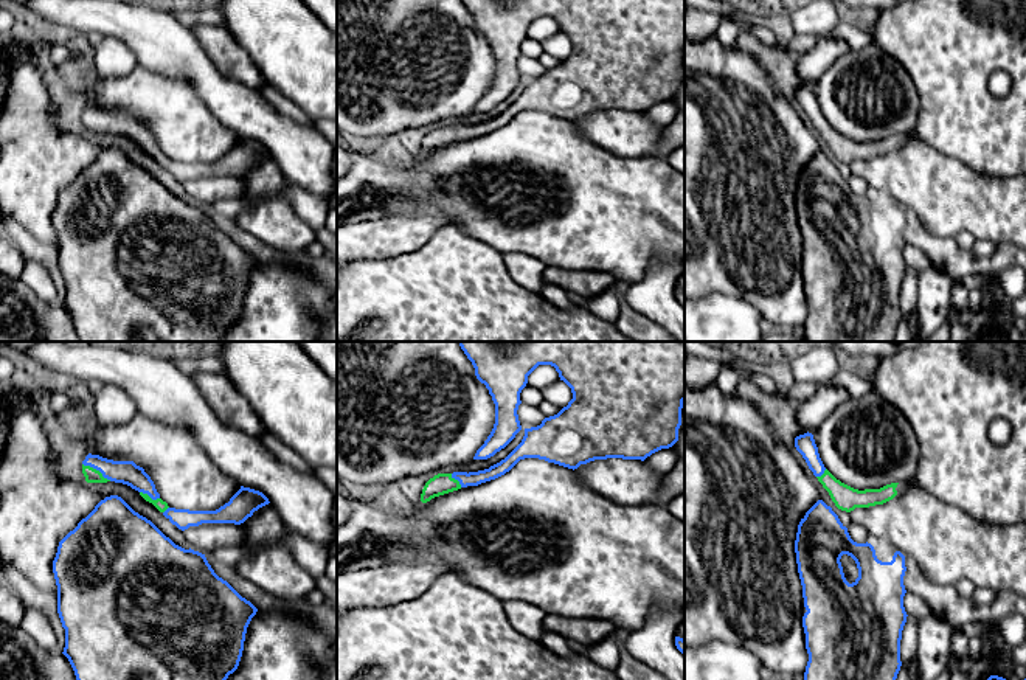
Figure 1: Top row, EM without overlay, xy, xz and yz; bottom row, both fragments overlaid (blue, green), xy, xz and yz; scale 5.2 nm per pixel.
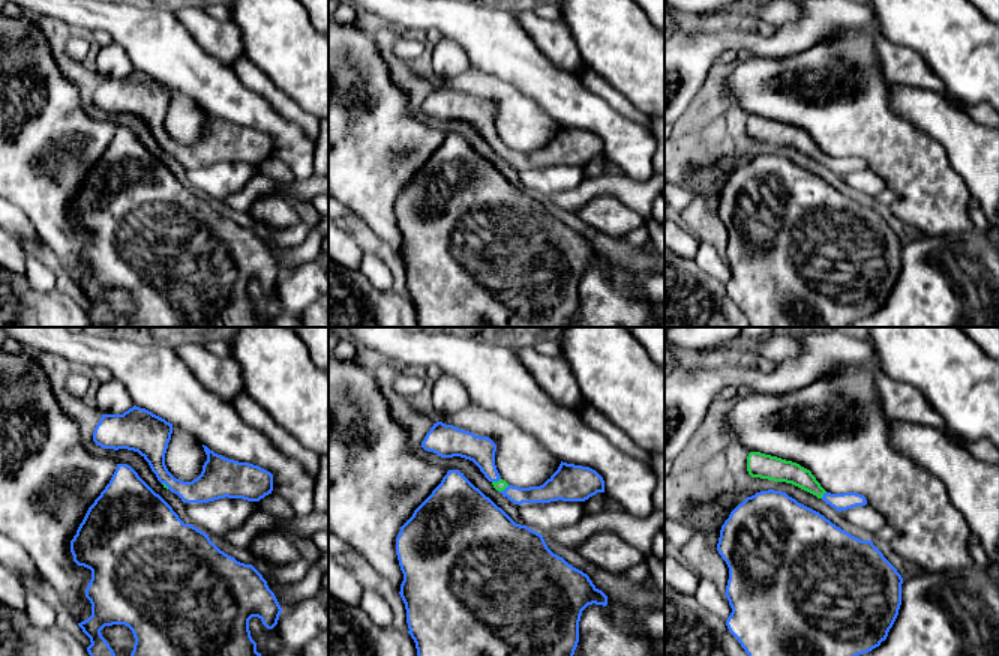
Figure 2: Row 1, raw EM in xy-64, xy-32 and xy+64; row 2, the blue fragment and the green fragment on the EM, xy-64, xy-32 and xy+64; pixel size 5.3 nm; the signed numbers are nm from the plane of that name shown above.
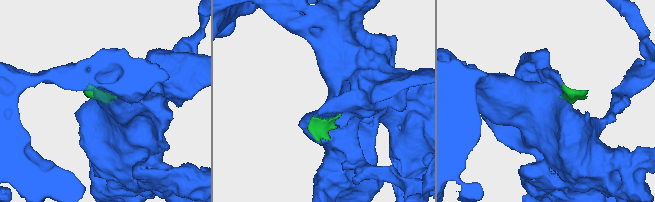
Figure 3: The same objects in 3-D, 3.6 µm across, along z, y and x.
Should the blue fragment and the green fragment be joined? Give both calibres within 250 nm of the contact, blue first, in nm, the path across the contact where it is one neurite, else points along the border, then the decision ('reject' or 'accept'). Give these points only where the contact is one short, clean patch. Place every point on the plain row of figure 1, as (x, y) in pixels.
120 nm thick on the blue side, 80 nm on the other; accept

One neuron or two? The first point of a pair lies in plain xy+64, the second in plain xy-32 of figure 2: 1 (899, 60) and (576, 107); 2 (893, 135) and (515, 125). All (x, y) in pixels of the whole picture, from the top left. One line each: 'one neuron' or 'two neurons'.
1: two neurons
2: one neuron

